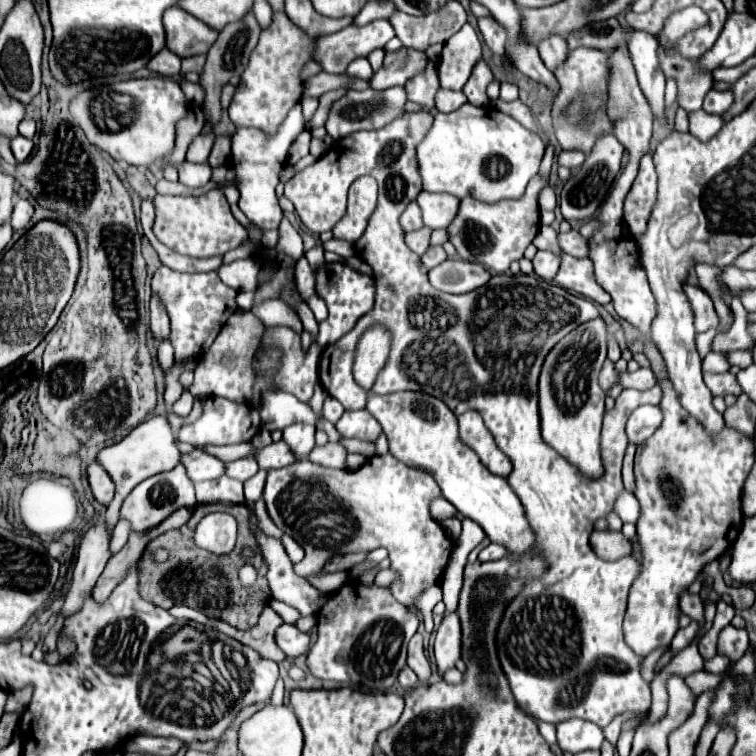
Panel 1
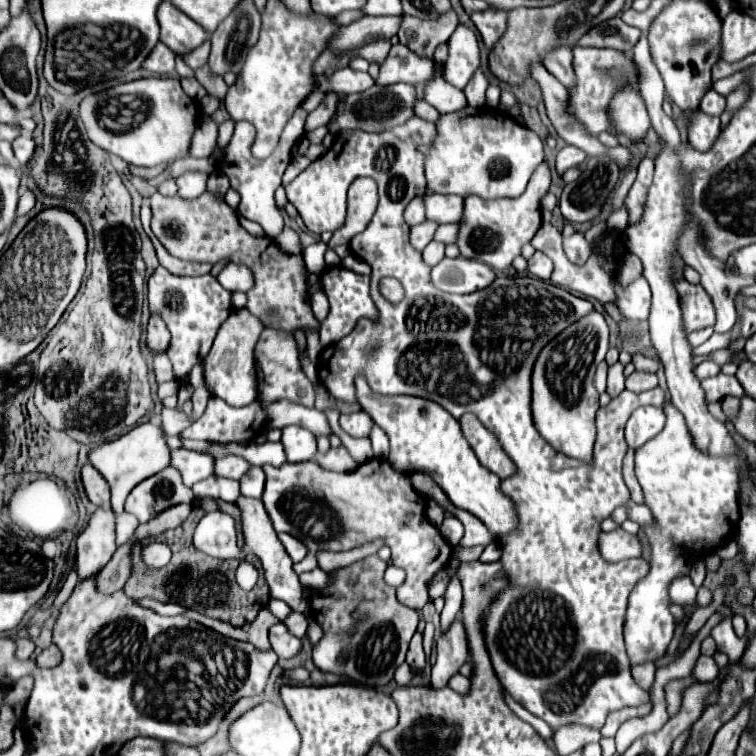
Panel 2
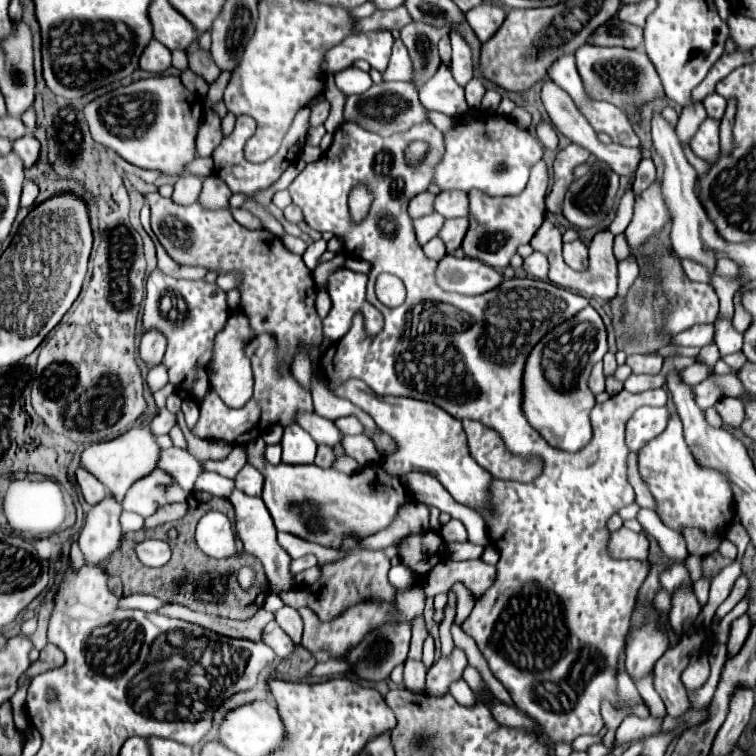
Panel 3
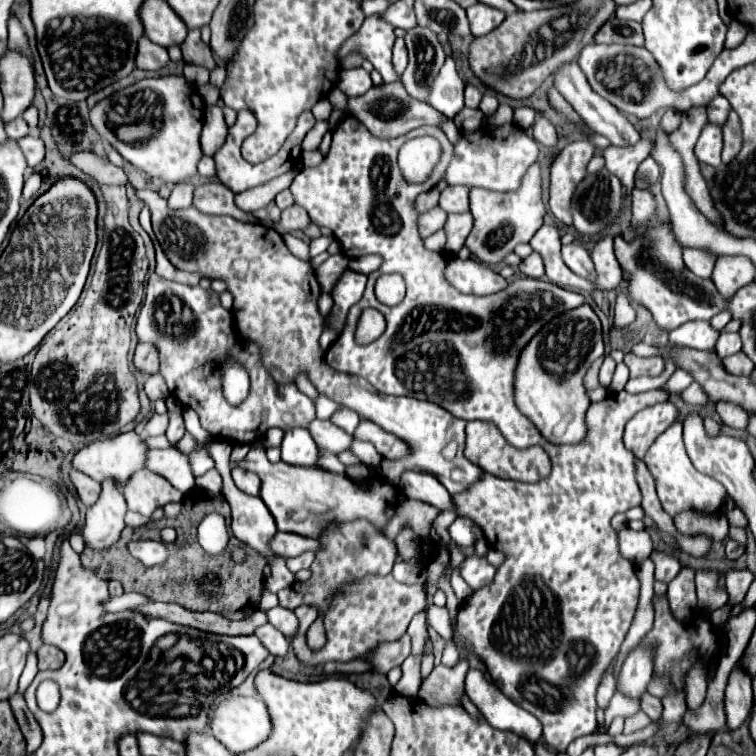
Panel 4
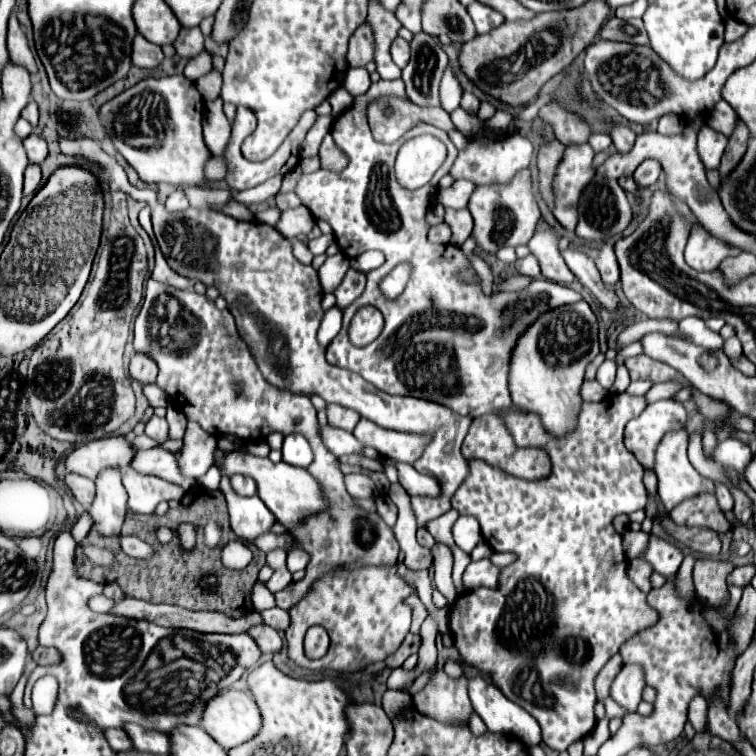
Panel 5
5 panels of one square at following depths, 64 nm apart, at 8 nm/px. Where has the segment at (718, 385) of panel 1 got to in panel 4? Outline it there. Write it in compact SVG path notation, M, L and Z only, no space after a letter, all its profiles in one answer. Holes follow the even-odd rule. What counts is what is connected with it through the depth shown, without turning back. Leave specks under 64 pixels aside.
M692 382L680 396L682 396L682 400L688 402L688 404L700 404L700 406L708 404L708 396L702 392L700 384L696 384L696 382Z

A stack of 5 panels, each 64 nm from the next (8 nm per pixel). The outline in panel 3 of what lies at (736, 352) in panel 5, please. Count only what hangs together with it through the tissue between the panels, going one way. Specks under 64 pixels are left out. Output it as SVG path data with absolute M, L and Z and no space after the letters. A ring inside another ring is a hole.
M732 320L716 322L716 346L720 350L720 358L742 350L742 334L732 328Z

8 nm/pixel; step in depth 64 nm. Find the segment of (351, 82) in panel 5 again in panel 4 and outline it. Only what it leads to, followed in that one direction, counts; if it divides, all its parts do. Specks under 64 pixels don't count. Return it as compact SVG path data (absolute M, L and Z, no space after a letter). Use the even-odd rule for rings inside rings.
M364 68L342 70L340 80L338 80L338 88L346 96L362 96L372 88L372 80L370 80L370 74Z

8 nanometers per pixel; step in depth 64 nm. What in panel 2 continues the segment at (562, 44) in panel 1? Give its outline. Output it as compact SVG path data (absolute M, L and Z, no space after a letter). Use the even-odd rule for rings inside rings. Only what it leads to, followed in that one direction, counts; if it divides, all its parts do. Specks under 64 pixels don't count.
M556 48L556 52L550 52L544 58L544 66L566 88L572 88L576 84L576 76L574 76L574 68L572 68L572 50L570 48Z

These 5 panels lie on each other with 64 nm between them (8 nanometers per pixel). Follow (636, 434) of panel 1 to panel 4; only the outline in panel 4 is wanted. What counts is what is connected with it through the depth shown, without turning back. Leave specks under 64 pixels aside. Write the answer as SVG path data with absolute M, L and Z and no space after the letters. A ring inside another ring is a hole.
M658 402L642 412L638 412L628 424L624 432L626 448L640 460L644 460L648 448L654 440L676 420L680 418L680 410L672 402Z

